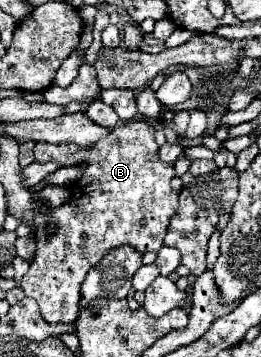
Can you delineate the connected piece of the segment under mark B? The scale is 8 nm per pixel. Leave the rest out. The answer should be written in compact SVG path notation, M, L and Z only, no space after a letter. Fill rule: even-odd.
M146 120L118 124L108 138L90 148L36 142L34 156L36 162L84 166L82 176L70 186L66 204L50 208L50 216L38 216L38 232L34 234L36 254L20 282L24 294L38 302L46 322L72 324L78 318L80 284L102 256L124 244L142 254L162 248L168 220L178 208L178 192L170 186L176 174L172 164L160 160L158 144L154 142L154 126ZM46 222L54 222L56 232L46 232Z

